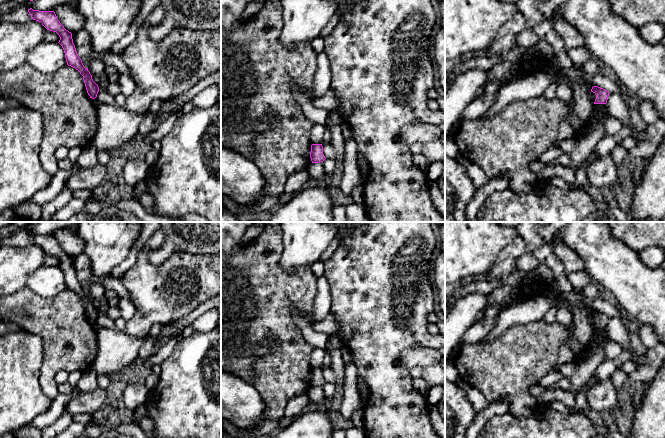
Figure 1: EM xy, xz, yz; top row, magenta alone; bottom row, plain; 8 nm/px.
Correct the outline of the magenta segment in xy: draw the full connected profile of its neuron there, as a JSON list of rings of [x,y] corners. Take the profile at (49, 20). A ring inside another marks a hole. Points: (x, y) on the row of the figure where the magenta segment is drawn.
[[[30,8],[28,9],[28,12],[33,20],[41,22],[47,30],[56,32],[59,35],[60,40],[58,43],[64,50],[67,65],[80,72],[83,76],[88,95],[90,98],[95,99],[99,92],[99,87],[93,81],[92,75],[88,71],[88,68],[84,67],[82,60],[79,58],[73,43],[72,33],[64,28],[54,11],[39,11]]]

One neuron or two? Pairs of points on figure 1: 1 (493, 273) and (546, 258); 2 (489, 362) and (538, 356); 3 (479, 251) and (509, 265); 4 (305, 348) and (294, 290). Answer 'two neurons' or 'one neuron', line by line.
1: two neurons
2: one neuron
3: two neurons
4: one neuron

